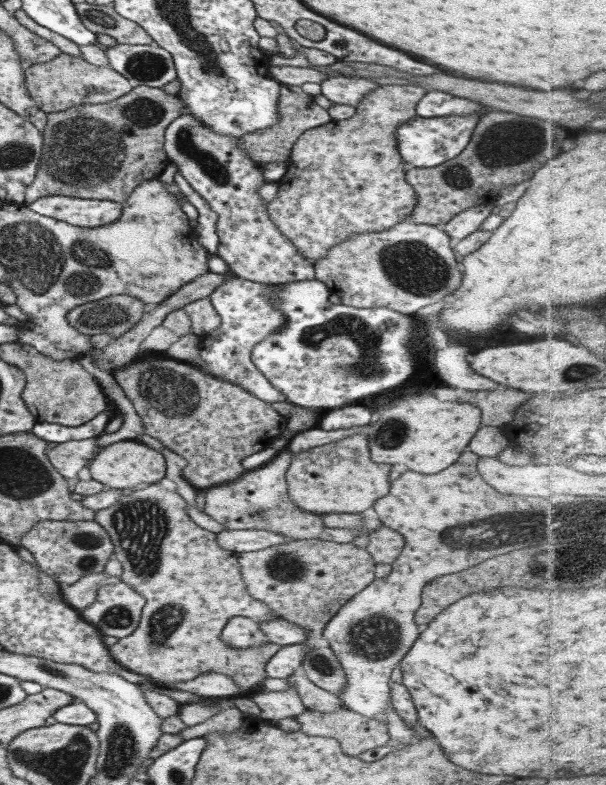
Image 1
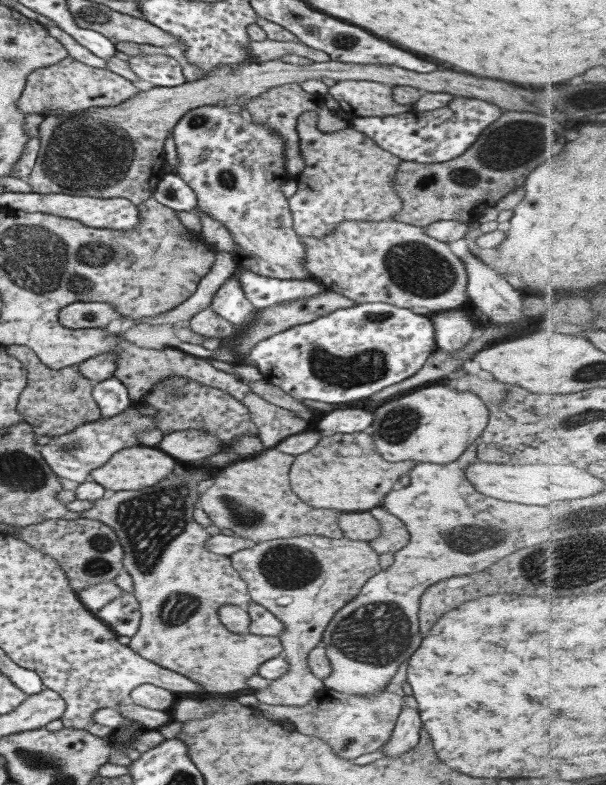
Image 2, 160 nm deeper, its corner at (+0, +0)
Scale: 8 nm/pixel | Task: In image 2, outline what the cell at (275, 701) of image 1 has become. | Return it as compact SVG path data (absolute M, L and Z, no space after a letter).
M301 535L293 538L277 538L259 542L238 550L229 556L232 567L245 582L250 600L264 606L283 625L279 634L282 645L281 656L287 663L287 670L266 688L257 689L254 696L259 703L275 706L296 706L307 704L322 688L322 680L313 676L307 666L308 653L321 645L322 634L330 620L346 602L349 602L368 578L380 571L378 554L368 541L338 539L317 535Z

